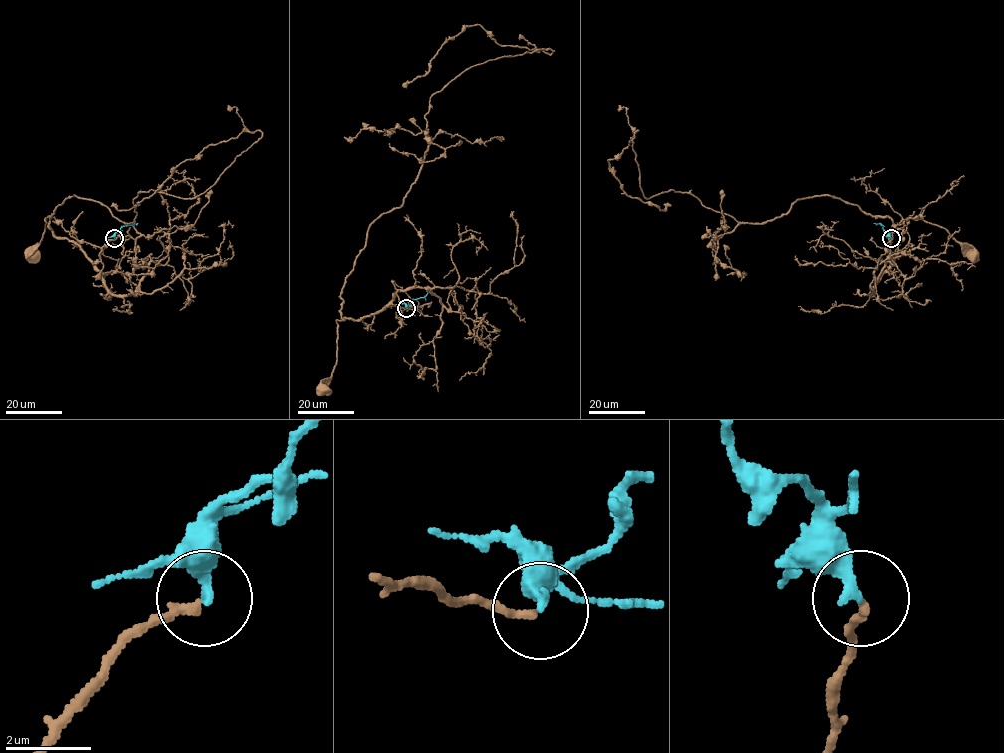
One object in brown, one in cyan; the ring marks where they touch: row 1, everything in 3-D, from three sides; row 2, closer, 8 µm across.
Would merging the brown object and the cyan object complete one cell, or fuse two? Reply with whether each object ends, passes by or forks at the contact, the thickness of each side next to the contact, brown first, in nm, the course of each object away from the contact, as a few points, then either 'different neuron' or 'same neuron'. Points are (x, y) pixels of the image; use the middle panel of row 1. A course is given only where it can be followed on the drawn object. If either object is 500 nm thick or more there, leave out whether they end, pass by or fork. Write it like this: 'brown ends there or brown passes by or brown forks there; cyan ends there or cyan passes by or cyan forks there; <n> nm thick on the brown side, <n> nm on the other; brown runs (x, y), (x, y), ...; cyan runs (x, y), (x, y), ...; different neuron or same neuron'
brown ends there; cyan ends there; 200 nm thick on the brown side, 280 nm on the other; brown runs (406, 308), (392, 305), (357, 320), (338, 320), (337, 359), (332, 375), (321, 384), (322, 390); cyan runs (406, 308), (412, 299), (424, 297), (429, 290); same neuron

